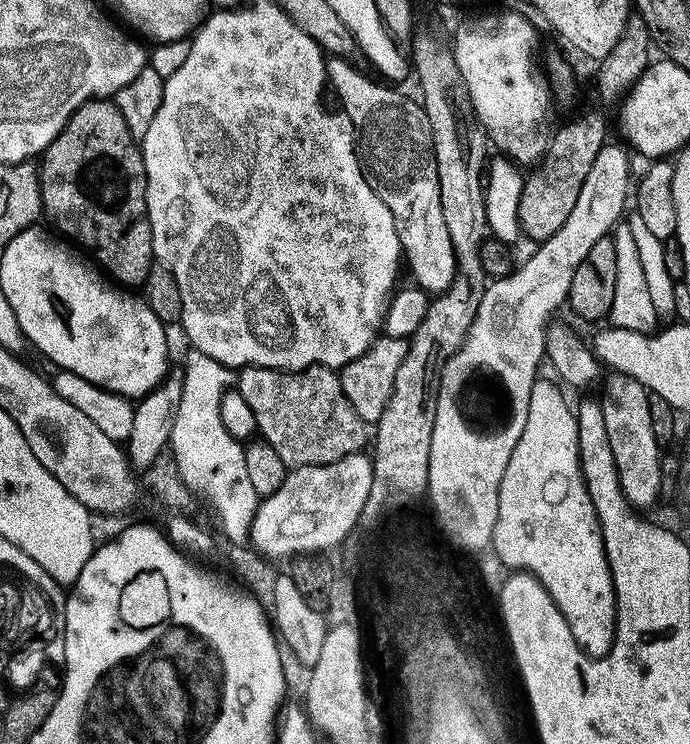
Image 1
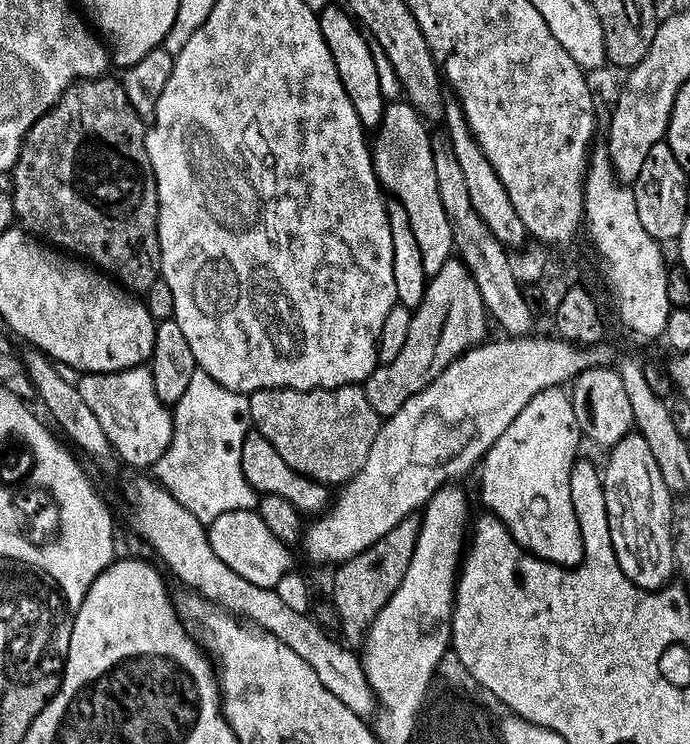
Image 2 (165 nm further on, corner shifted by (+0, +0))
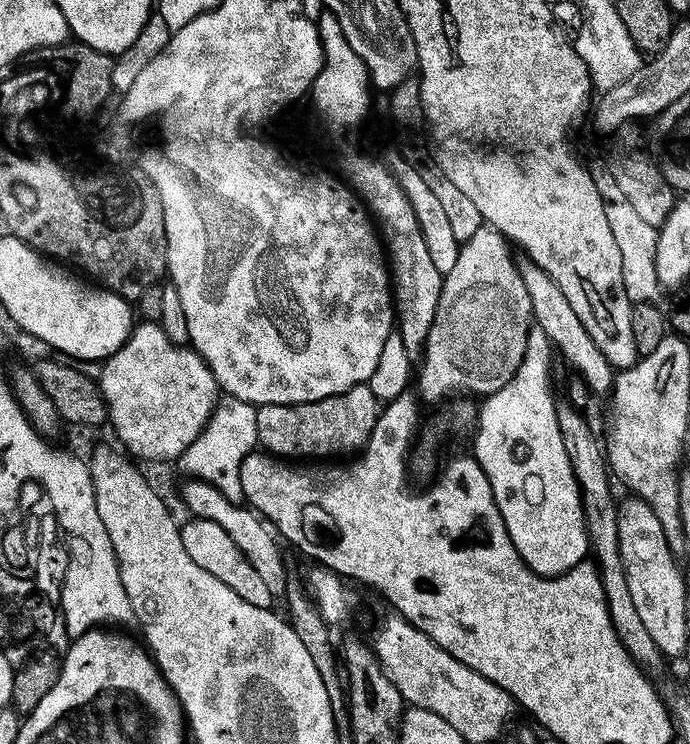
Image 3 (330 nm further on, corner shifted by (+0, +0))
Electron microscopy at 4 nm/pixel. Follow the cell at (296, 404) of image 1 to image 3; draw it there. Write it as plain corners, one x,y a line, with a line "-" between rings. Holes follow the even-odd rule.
367,384
314,402
262,404
256,409
258,444
263,451
277,458
295,458
300,462
324,460
327,456
348,458
368,443
381,411
381,401
370,394

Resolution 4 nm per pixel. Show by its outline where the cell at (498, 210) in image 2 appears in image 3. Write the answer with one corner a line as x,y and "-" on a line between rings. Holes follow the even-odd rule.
521,255
516,260
516,265
518,274
522,274
522,283
530,294
533,321
542,326
542,330
546,330
546,338
552,343
559,359
561,356
573,368
571,371
585,380
592,394
611,393
613,366
610,362
606,362
606,354
602,354
602,350
594,346
594,338
586,334
586,326
582,326
582,321
579,320
578,314
574,314
570,302
566,302
566,294
558,290
558,282
554,282
554,278
550,278
550,274
546,274
546,270
542,270
542,266
534,263
529,256

